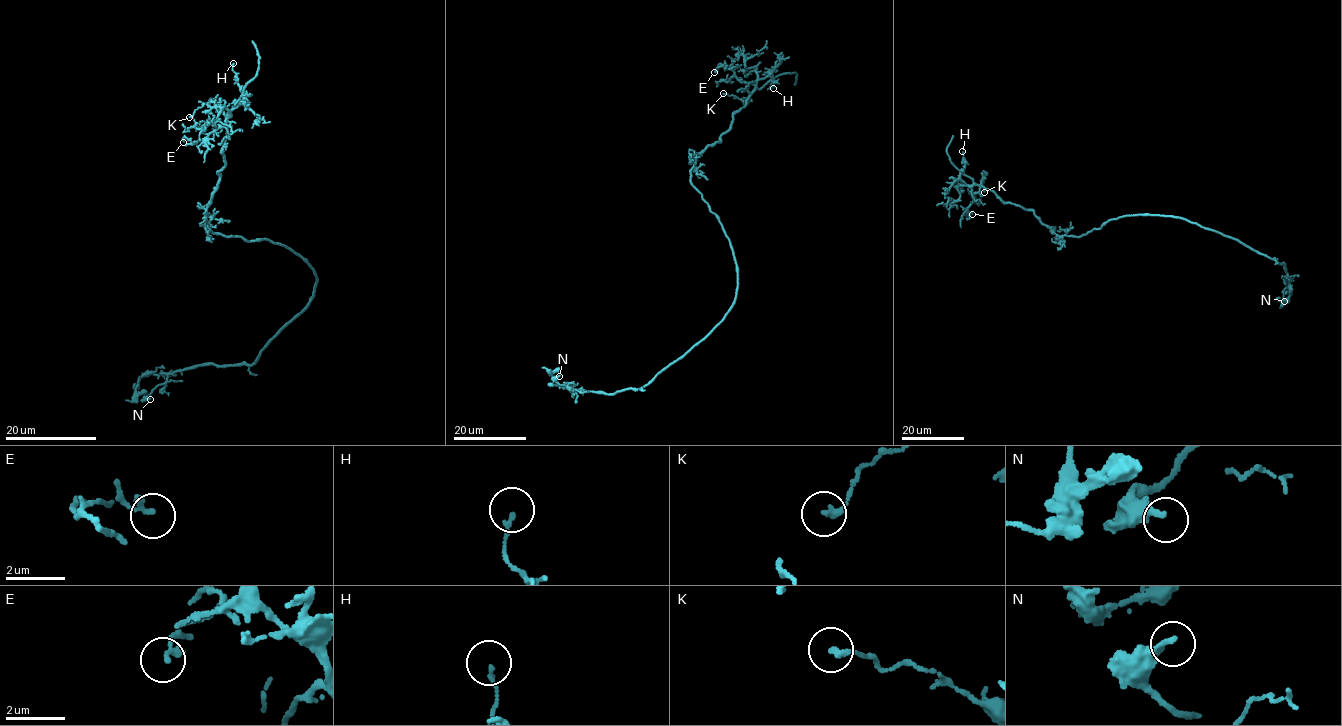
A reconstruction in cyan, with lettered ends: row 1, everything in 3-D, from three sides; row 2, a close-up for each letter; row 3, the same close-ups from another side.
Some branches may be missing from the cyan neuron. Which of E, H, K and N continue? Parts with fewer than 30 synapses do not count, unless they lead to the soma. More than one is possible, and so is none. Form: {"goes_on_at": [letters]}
{"goes_on_at": []}

